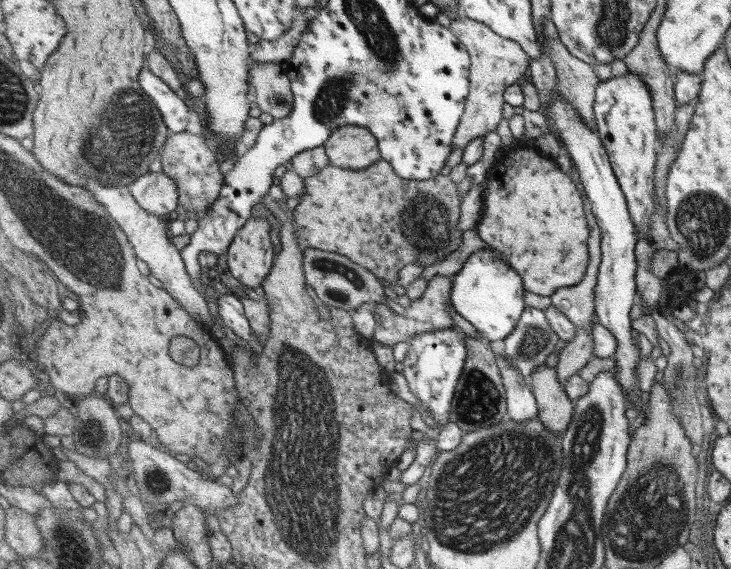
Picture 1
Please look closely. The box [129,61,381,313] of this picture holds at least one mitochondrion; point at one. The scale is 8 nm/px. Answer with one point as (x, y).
(341, 280)

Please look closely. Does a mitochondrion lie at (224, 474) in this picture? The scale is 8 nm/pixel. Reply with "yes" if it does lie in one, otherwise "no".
no

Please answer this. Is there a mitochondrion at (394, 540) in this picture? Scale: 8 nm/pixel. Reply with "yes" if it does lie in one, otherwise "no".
no

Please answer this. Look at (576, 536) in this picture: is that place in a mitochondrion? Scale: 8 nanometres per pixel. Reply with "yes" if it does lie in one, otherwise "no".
yes

